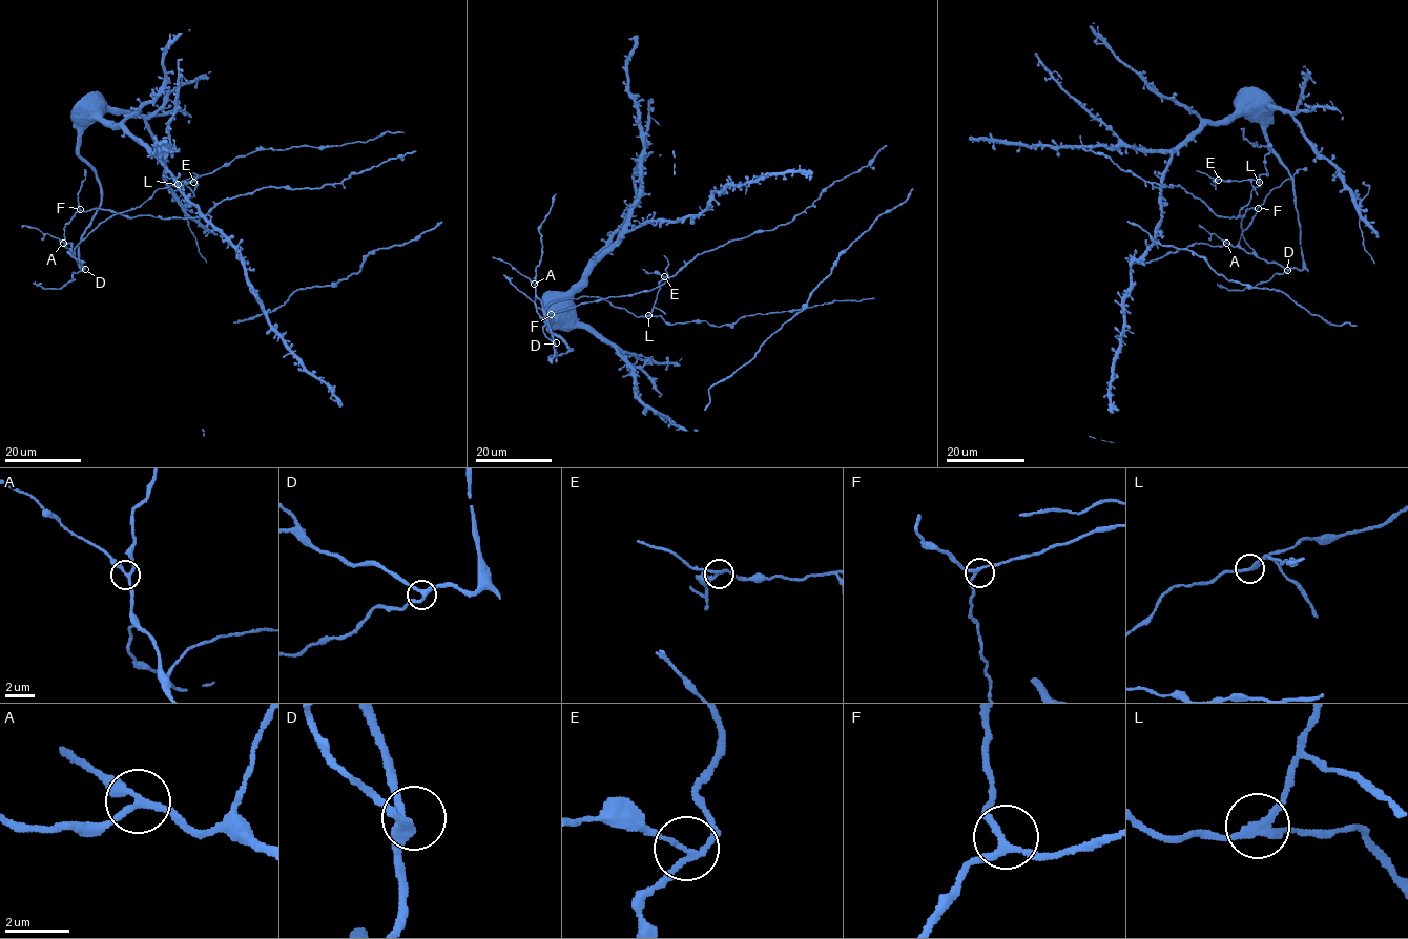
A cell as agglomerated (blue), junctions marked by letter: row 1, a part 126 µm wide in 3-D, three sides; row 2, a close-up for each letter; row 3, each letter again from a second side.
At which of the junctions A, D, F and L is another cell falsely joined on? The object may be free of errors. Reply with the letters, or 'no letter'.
L

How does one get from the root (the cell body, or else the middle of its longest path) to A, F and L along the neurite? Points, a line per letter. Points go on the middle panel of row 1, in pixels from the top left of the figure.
A: (550, 324), (550, 330), (571, 351), (550, 357), (554, 355), (554, 338), (534, 284)
F: (550, 324), (550, 330), (571, 351), (550, 357), (554, 355), (554, 338), (536, 295), (535, 304), (551, 314)
L: (550, 324), (571, 349), (552, 357), (554, 338), (545, 314), (552, 301), (596, 296), (637, 316), (648, 315)

